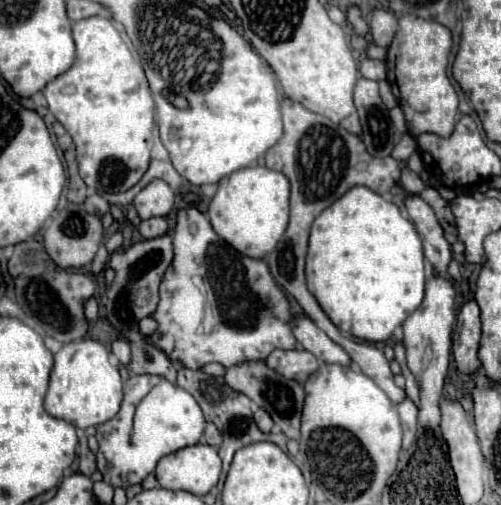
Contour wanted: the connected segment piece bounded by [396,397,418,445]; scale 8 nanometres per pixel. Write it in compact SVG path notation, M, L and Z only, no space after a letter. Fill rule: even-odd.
M406 397L402 403L398 403L396 409L400 415L402 427L406 431L406 443L404 445L410 445L416 439L416 413L418 413L418 409L410 397Z

